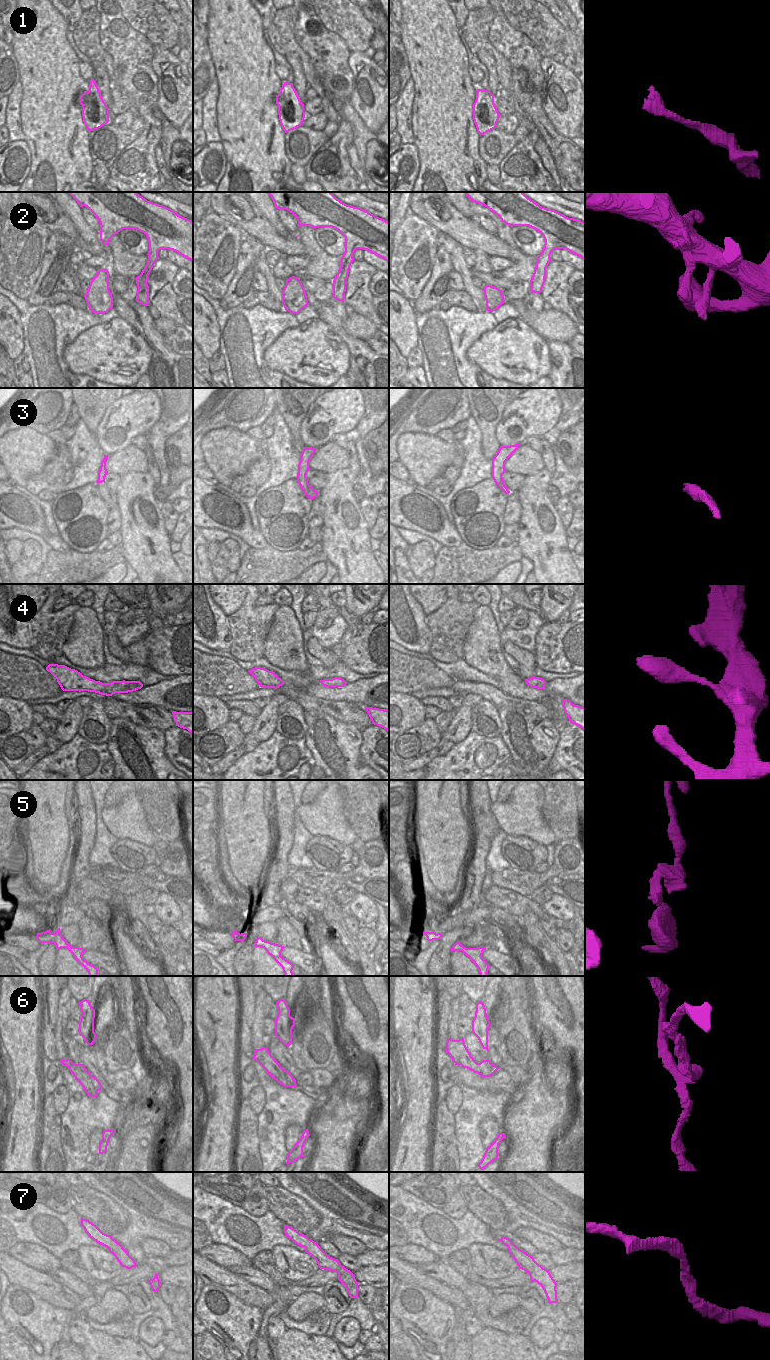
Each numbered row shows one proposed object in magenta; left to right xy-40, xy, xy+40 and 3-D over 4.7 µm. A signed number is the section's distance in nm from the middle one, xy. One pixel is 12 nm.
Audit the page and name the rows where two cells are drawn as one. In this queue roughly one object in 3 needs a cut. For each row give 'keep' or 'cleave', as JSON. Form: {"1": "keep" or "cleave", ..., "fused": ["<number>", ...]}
{"1": "cleave", "2": "keep", "3": "cleave", "4": "keep", "5": "cleave", "6": "cleave", "7": "keep", "fused": ["1", "3", "5", "6"]}

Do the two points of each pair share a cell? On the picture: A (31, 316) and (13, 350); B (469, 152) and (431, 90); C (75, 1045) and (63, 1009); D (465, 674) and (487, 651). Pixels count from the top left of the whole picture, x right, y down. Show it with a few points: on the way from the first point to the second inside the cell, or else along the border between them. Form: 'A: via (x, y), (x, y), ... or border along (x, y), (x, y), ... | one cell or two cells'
A: border along (16, 308), (20, 314), (23, 331), (22, 353) | two cells
B: via (454, 137), (443, 126), (442, 105) | one cell
C: border along (64, 1034), (64, 1044), (68, 1057) | two cells
D: border along (462, 658), (469, 665), (493, 678) | two cells

